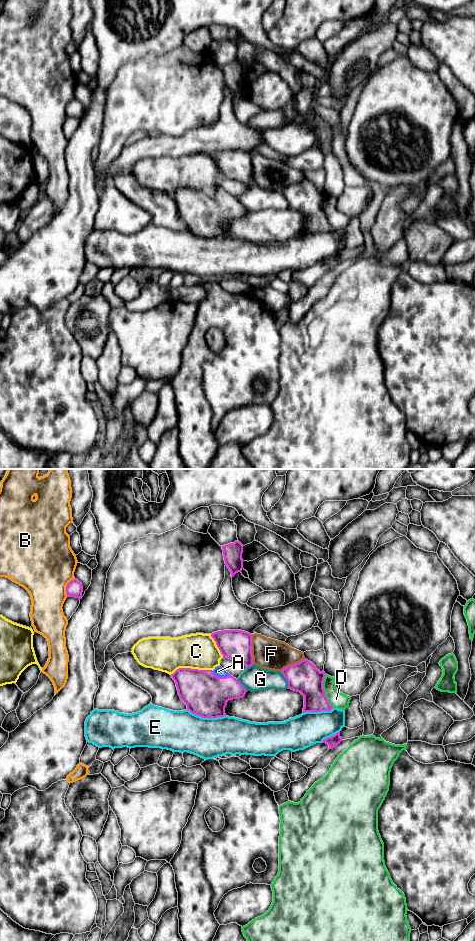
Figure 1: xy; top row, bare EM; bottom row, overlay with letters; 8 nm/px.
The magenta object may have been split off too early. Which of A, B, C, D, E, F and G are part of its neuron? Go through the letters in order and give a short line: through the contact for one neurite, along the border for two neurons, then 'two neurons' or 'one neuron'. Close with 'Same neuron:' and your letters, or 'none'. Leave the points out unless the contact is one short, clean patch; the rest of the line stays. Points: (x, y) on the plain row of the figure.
A: one neuron
B: two neurons
C: two neurons
D: two neurons
E: two neurons
F: two neurons
G: two neurons
Same neuron: A

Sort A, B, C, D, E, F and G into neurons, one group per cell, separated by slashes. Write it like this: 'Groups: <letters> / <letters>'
Groups: A / B / C / D / E / F / G

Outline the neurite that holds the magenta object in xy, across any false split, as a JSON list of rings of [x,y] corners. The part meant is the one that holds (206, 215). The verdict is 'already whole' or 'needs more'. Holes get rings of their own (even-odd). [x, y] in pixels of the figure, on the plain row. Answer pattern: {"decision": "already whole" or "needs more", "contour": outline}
{"decision": "needs more", "contour": [[[221,186],[212,190],[179,188],[171,194],[187,230],[203,238],[224,237],[229,220],[243,218],[244,206]]]}

